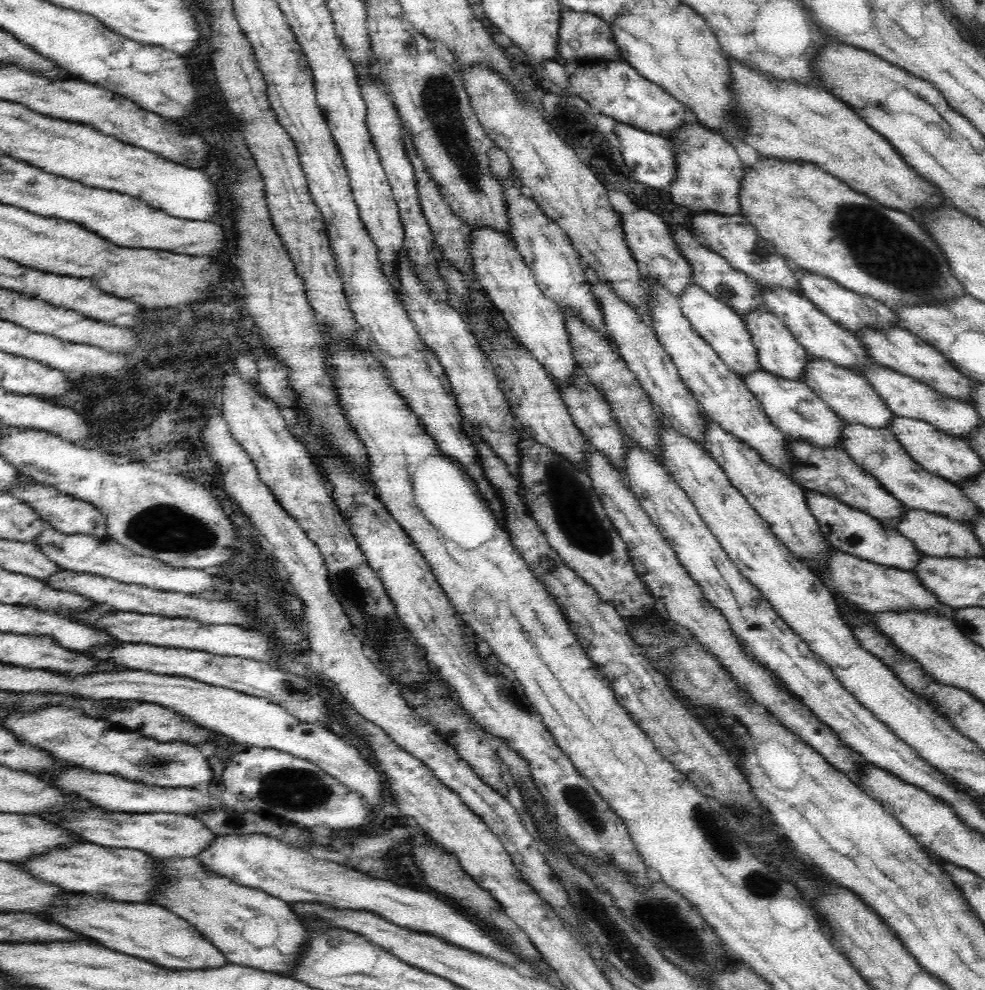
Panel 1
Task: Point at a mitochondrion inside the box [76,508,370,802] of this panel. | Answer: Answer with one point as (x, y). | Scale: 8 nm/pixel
(149, 767)

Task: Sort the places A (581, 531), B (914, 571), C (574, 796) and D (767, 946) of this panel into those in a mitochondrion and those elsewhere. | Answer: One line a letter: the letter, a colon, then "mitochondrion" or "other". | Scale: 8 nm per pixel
A: mitochondrion
B: other
C: mitochondrion
D: other

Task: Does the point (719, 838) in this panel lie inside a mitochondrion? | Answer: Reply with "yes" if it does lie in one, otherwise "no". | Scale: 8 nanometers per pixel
yes

